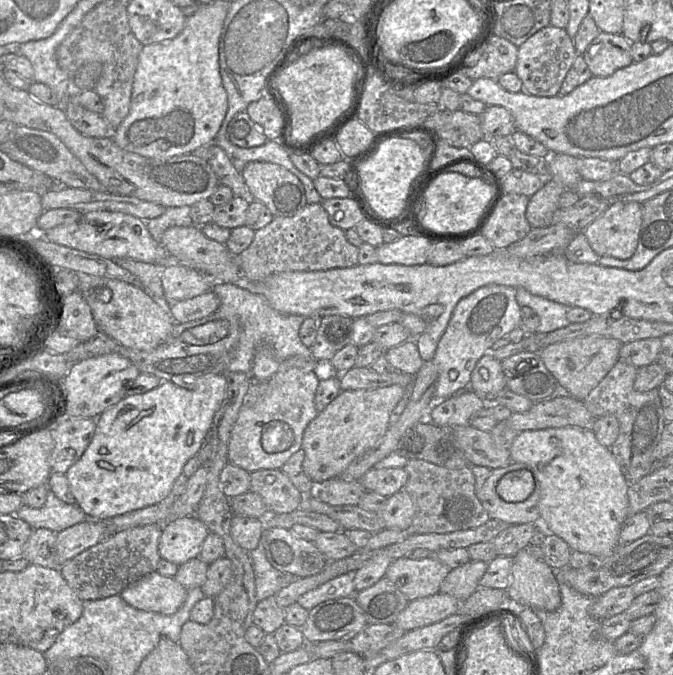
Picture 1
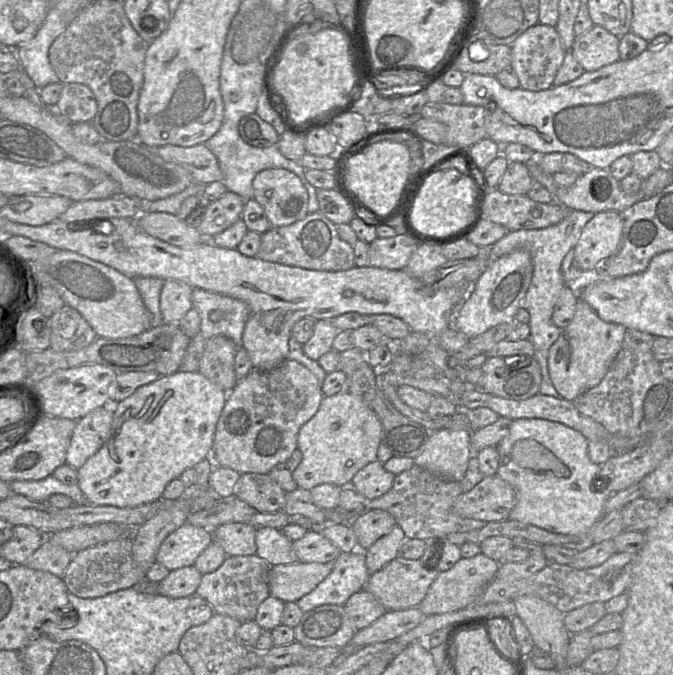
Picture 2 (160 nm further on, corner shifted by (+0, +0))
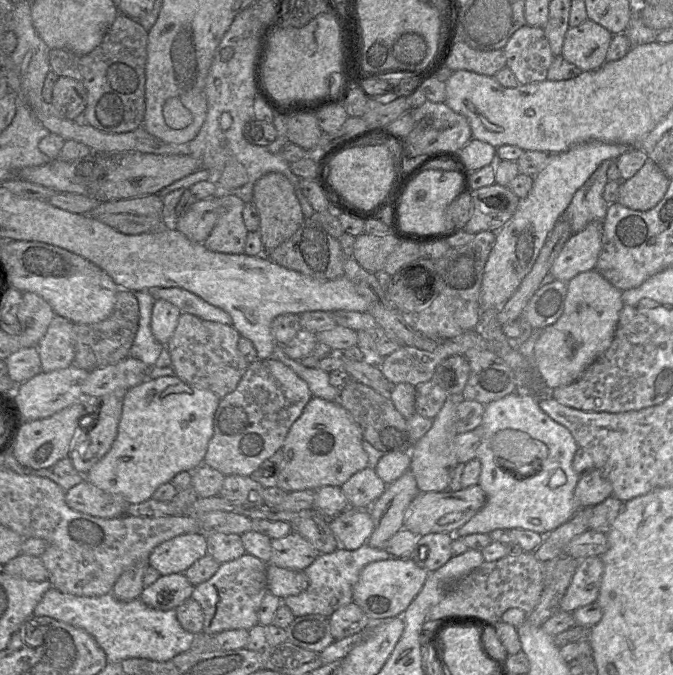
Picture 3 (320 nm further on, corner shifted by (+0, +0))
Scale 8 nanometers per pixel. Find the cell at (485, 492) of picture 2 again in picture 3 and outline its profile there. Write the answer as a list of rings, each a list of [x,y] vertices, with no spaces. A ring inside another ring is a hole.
[[[472,485],[459,491],[420,492],[405,511],[404,528],[418,536],[430,533],[455,532],[467,523],[485,504],[486,495],[482,488]]]

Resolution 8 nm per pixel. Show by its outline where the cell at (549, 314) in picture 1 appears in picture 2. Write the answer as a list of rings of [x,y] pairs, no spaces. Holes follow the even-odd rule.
[[[572,209],[559,223],[542,229],[520,229],[508,232],[503,238],[492,245],[490,260],[495,260],[517,249],[529,251],[533,261],[533,275],[529,288],[520,303],[530,313],[529,339],[534,345],[534,357],[541,368],[542,382],[540,393],[561,397],[554,387],[548,371],[548,355],[552,344],[558,339],[563,329],[556,326],[552,314],[561,290],[566,285],[562,275],[562,261],[568,251],[574,248],[586,223],[596,213]]]

